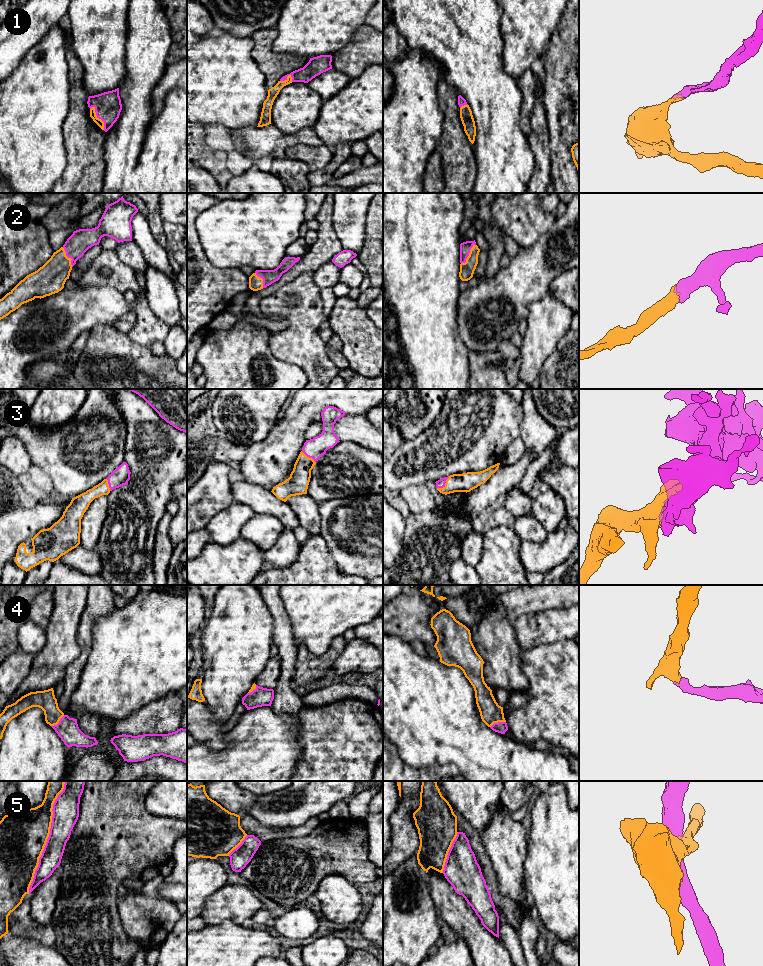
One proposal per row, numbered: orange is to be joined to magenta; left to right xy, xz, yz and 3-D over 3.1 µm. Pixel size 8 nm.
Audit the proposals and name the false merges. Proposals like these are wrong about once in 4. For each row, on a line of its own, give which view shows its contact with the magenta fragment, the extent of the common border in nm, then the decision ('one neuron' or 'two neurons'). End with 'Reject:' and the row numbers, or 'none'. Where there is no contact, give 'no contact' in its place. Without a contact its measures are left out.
1: meets magenta in xy; contact 220 nm long; one neuron
2: meets magenta in yz; contact 200 nm long; one neuron
3: meets magenta in yz; contact 140 nm long; one neuron
4: meets magenta in yz; contact 140 nm long; one neuron
5: meets magenta in xy; contact 950 nm long; two neurons
Reject: 5

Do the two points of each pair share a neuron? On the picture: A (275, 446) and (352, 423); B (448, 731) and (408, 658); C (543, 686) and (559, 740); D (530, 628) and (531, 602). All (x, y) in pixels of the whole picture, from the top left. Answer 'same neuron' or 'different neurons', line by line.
A: different neurons
B: same neuron
C: same neuron
D: different neurons

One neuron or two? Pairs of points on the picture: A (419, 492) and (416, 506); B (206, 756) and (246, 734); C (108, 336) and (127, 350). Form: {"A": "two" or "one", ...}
{"A": "one", "B": "one", "C": "one"}

